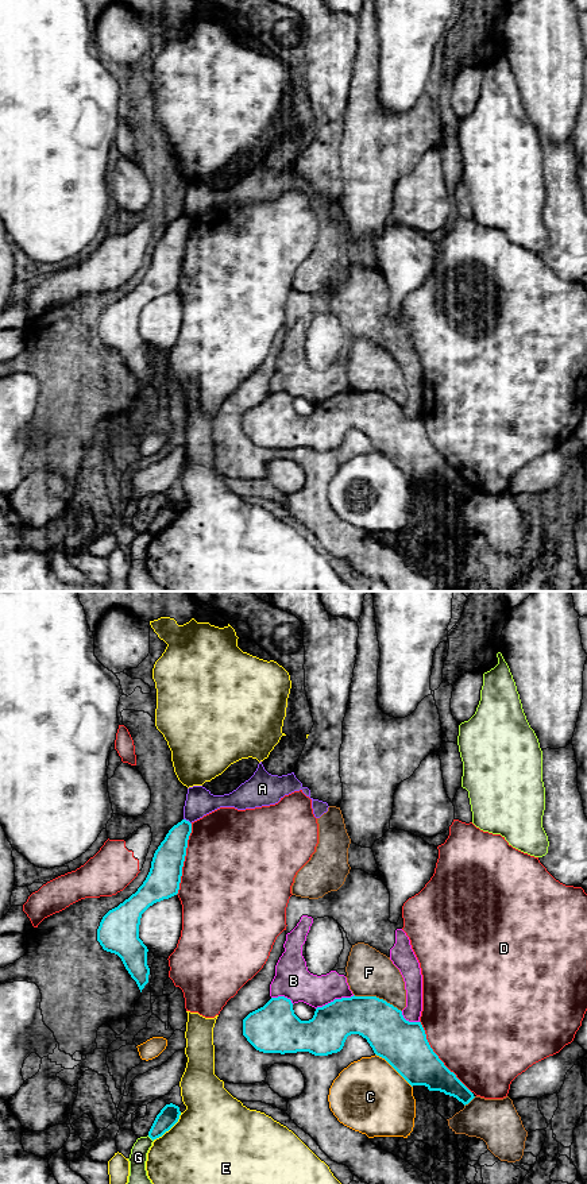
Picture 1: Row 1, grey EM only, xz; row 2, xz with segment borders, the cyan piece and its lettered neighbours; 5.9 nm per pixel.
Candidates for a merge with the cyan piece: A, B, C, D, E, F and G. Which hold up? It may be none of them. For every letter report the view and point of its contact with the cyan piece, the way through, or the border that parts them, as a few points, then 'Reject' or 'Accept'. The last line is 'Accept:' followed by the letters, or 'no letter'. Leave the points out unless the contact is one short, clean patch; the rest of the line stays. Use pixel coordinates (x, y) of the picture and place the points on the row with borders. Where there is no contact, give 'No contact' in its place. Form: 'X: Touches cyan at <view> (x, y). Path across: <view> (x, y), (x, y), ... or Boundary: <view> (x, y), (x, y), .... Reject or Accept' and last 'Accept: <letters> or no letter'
A: Touches cyan at xz (188, 821). Boundary: xz (184, 818), (190, 824). Reject
B: Touches cyan at xz (335, 999). Reject
C: Touches cyan at xz (394, 1068). Reject
D: Touches cyan at xz (437, 1057). Reject
E: Touches cyan at xz (169, 1129). Boundary: xz (181, 1113), (180, 1118), (168, 1130), (153, 1140). Reject
F: Touches cyan at xz (378, 998). Reject
G: Touches cyan at xz (150, 1137). Boundary: xz (147, 1136), (153, 1141). Reject
Accept: no letter

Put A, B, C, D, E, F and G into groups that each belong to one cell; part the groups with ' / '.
A F / B / C / D / E / G

